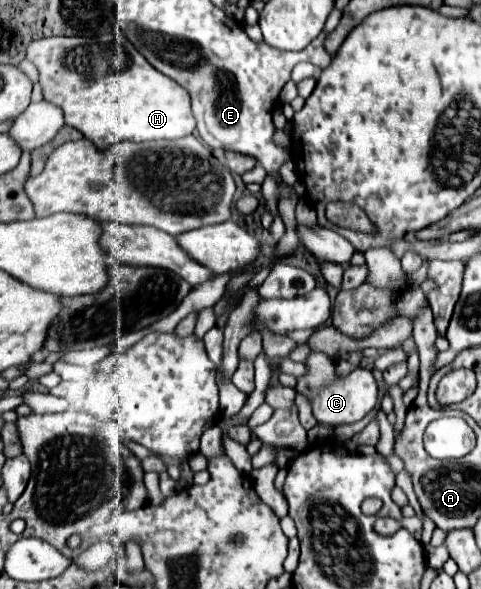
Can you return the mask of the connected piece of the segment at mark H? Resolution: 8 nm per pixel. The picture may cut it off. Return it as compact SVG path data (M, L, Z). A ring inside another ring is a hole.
M103 34L95 38L85 36L59 36L43 38L27 48L27 60L39 70L39 84L47 102L63 108L65 124L77 128L97 148L107 148L123 140L145 142L145 140L177 140L195 130L195 118L191 114L191 96L169 76L155 70L125 36Z

